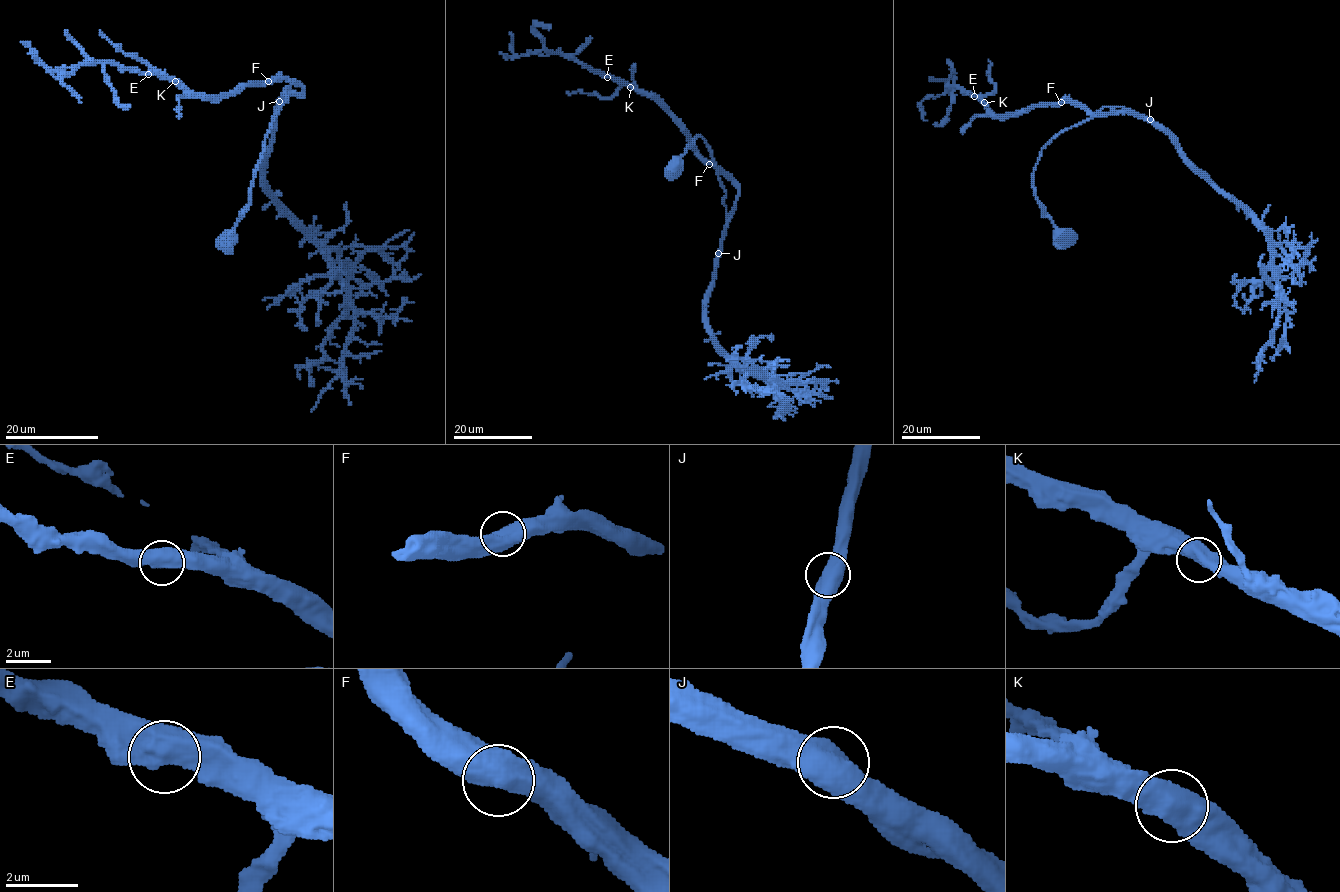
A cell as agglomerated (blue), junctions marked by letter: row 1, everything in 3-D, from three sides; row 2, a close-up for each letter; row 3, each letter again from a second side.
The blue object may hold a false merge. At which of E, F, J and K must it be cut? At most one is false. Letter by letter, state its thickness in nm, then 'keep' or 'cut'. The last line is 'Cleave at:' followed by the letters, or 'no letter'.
E: calibre 600 nm; keep
F: calibre 650 nm; keep
J: calibre 650 nm; keep
K: calibre 650 nm; keep
Cleave at: no letter

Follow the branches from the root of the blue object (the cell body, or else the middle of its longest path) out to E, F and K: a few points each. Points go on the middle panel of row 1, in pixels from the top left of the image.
E: (674, 171), (700, 136), (725, 192), (724, 228), (737, 187), (699, 154), (690, 135), (655, 101), (607, 77)
F: (674, 171), (673, 175), (679, 171), (684, 151), (700, 136), (725, 192), (724, 228), (737, 187), (709, 164)
K: (674, 171), (700, 136), (725, 192), (724, 228), (737, 187), (699, 154), (690, 135), (655, 101), (630, 87)

